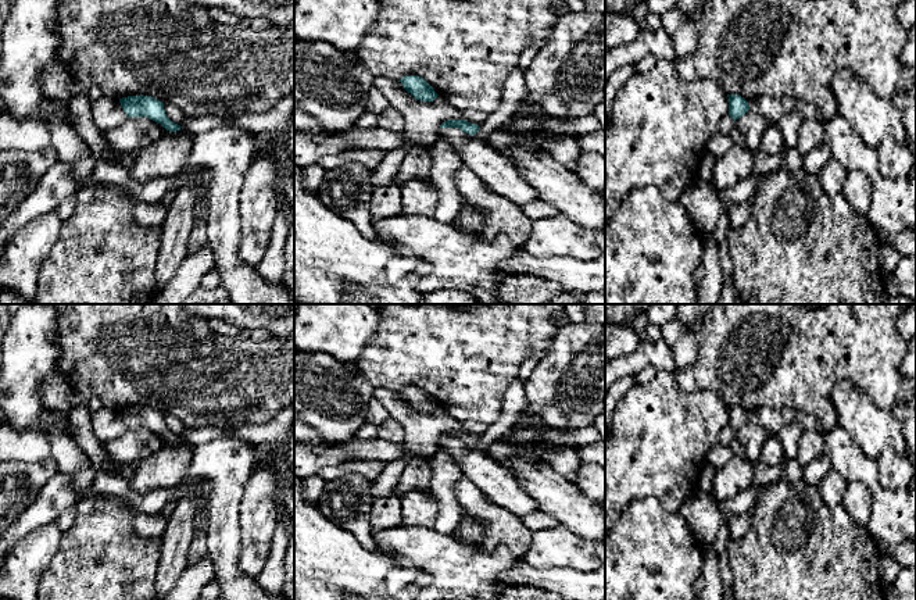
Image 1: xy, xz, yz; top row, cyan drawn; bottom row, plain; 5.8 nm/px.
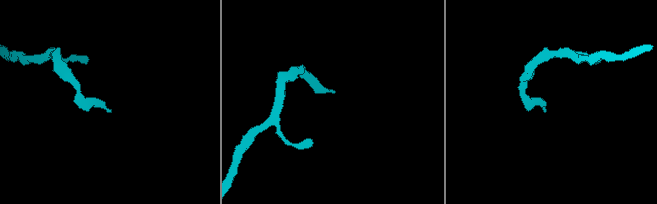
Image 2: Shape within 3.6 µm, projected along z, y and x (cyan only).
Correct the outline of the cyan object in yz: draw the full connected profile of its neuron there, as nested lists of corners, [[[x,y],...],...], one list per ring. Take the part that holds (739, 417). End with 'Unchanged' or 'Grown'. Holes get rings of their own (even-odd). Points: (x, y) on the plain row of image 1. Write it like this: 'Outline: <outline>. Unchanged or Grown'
Outline: [[[727,406],[729,408],[729,426],[736,432],[743,428],[748,421],[748,412],[740,406]]]. Unchanged

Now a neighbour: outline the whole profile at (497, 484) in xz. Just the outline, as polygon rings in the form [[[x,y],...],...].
[[[439,439],[436,449],[447,451],[461,467],[464,476],[473,482],[491,503],[519,518],[540,510],[511,471],[494,461],[487,451],[477,450],[459,439]]]

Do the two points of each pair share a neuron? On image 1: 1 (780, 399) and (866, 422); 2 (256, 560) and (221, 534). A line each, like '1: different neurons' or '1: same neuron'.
1: different neurons
2: different neurons

